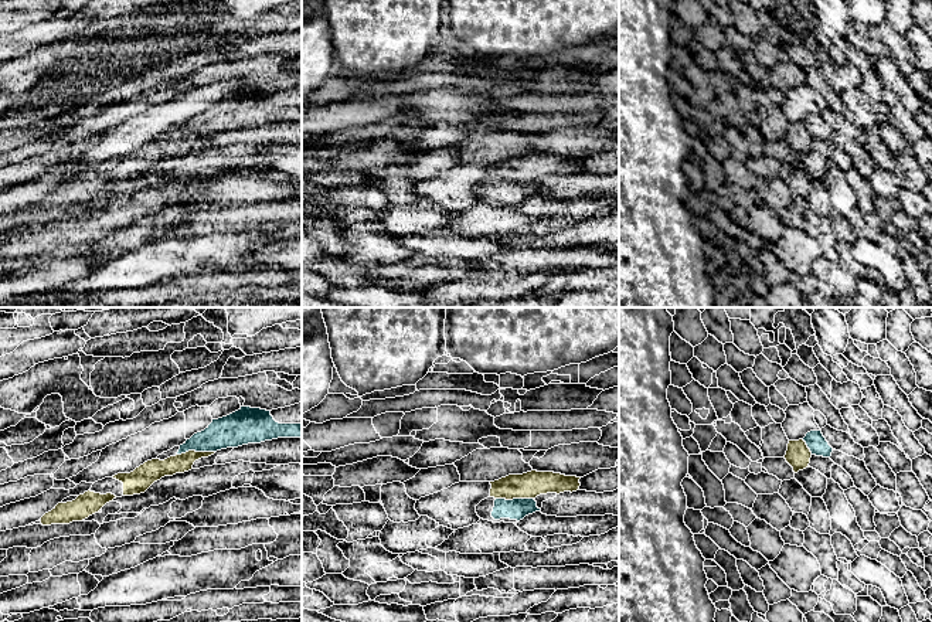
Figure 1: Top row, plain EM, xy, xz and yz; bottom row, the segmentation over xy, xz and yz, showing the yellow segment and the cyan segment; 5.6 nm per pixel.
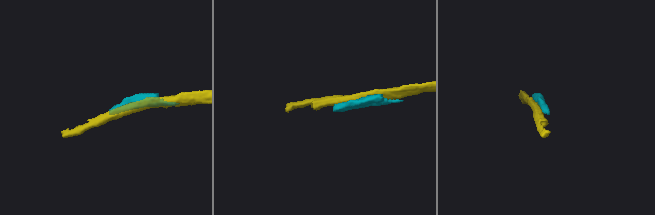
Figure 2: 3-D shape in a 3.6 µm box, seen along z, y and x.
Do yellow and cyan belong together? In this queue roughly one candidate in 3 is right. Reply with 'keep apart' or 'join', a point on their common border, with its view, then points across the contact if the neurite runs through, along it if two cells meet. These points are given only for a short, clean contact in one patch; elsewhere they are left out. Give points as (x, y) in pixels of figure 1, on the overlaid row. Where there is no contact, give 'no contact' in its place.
keep apart; meets yellow in xy at (194, 451)

